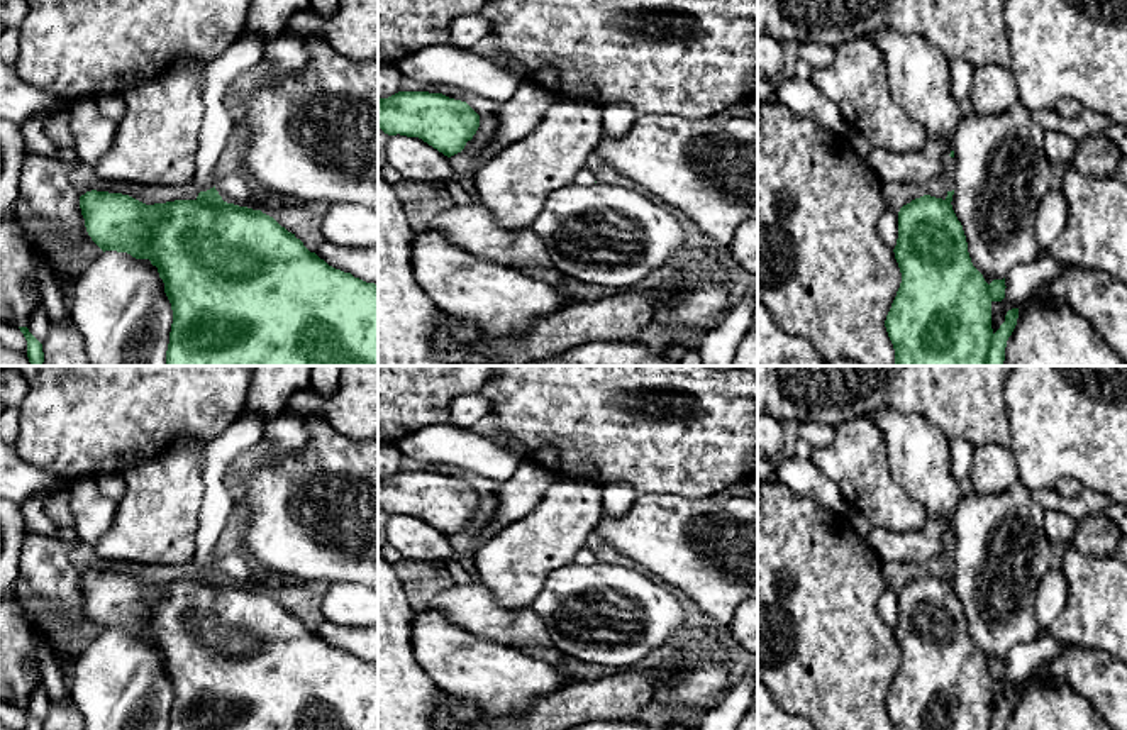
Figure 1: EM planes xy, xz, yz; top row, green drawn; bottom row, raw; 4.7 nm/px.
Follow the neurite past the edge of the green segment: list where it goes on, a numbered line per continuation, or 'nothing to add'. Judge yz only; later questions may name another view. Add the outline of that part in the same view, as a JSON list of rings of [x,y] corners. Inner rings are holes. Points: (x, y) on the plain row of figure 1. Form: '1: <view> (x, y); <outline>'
nothing to add

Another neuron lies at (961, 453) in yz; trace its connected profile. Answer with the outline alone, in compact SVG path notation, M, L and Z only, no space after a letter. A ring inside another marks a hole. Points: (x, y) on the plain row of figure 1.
M956 439L949 442L951 473L959 481L969 476L974 464L976 445L968 440Z

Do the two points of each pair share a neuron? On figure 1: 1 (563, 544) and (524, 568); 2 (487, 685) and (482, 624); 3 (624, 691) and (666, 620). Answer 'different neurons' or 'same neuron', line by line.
1: same neuron
2: different neurons
3: different neurons

